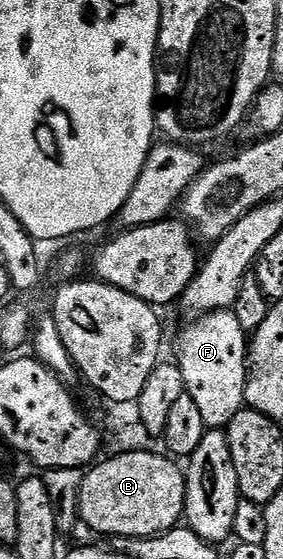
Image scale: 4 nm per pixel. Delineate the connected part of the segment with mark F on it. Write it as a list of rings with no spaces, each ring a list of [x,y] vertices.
[[[228,309],[194,319],[179,340],[177,363],[185,379],[186,395],[193,398],[209,430],[223,430],[245,406],[249,336]]]

